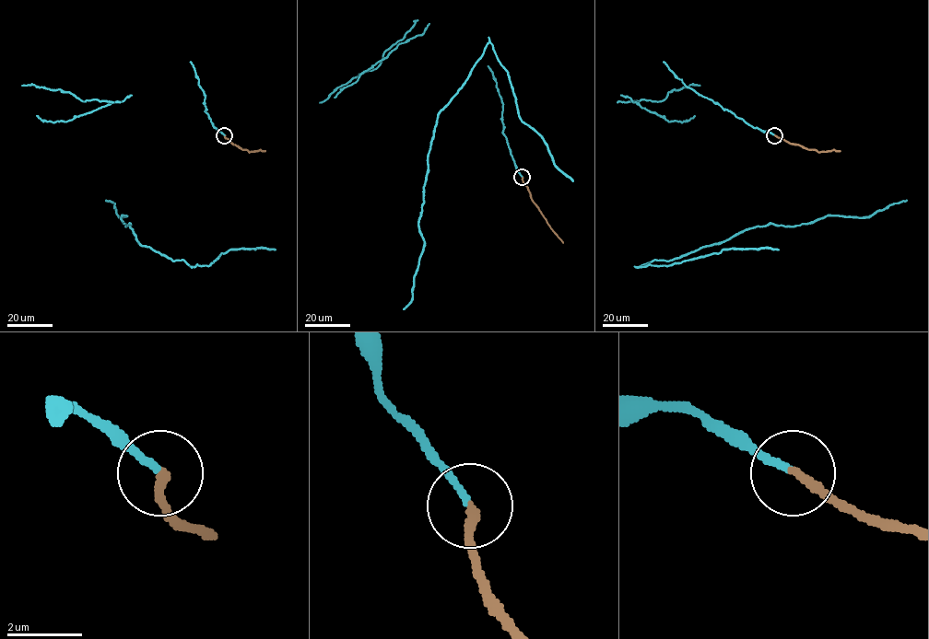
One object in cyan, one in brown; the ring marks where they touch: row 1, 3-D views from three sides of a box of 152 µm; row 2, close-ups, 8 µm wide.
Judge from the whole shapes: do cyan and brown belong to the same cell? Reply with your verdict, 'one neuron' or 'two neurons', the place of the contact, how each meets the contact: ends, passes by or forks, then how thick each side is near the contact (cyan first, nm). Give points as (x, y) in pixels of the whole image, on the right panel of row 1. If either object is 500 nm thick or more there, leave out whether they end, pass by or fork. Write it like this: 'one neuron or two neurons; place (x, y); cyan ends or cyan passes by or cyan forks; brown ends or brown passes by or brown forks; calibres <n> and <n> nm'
two neurons; place (774, 135); cyan ends; brown ends; calibres 180 and 240 nm

